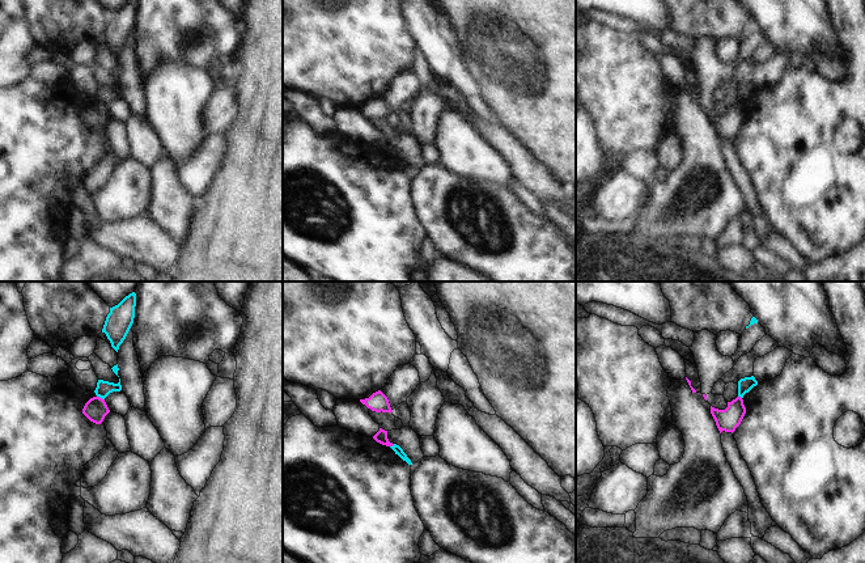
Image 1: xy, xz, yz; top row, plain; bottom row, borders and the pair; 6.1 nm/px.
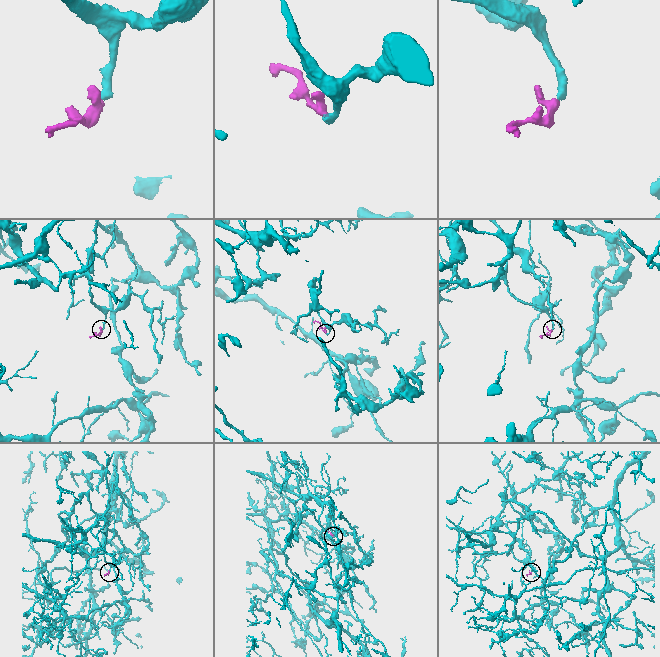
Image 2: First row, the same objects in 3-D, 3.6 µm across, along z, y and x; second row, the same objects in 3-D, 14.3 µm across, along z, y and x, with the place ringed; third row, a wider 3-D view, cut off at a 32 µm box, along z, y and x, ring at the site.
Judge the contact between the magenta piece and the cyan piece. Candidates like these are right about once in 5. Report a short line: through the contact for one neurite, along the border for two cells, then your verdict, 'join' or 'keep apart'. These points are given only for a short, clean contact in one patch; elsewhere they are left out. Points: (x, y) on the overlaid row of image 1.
xy (97, 396), (104, 399) | keep apart

